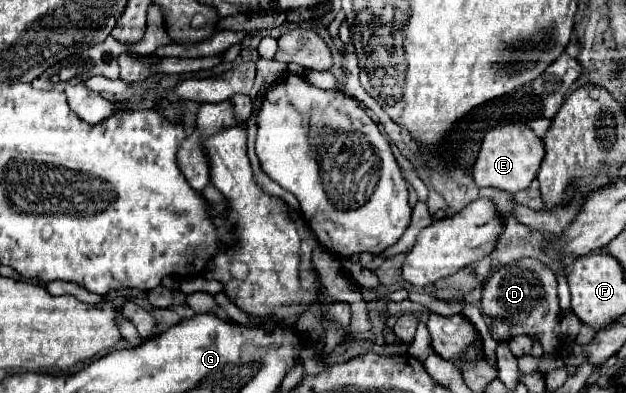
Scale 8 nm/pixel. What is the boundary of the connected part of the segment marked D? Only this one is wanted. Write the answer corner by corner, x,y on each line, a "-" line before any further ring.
522,258
496,274
482,288
482,312
492,320
510,322
510,336
534,336
540,340
546,354
556,354
562,346
560,336
560,304
558,280
554,272
534,258

